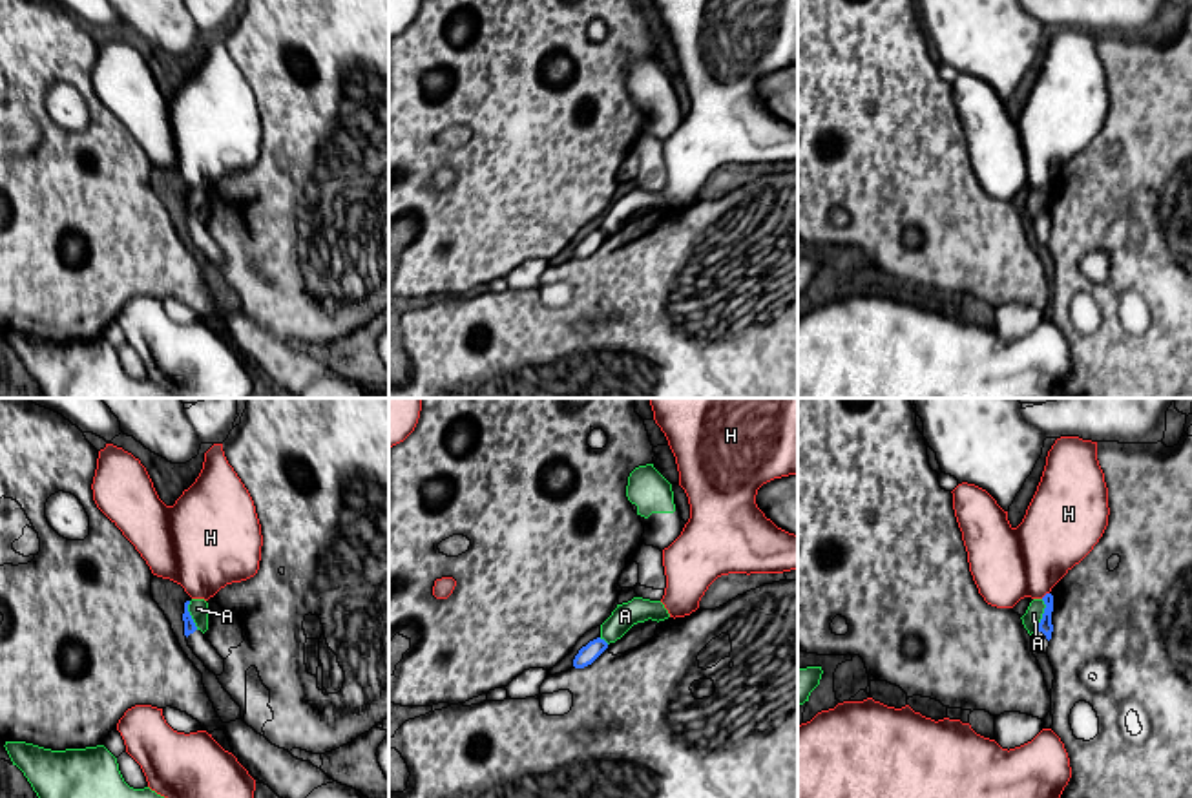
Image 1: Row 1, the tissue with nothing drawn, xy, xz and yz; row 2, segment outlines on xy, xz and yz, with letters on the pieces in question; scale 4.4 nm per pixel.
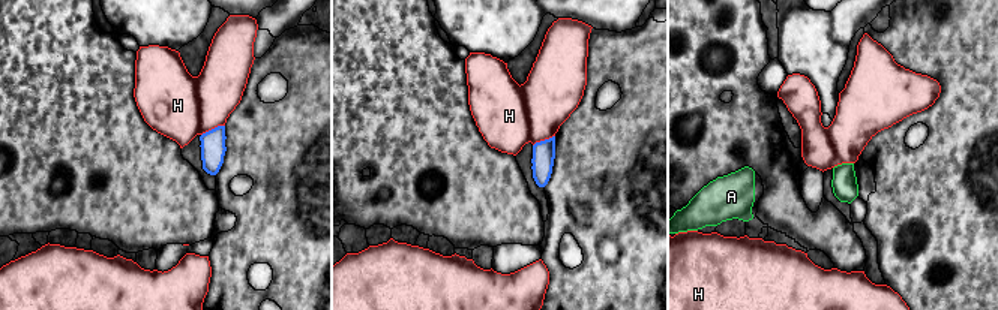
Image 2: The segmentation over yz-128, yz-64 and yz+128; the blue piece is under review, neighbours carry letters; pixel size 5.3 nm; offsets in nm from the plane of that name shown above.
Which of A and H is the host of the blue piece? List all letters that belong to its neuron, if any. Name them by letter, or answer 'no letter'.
no letter

